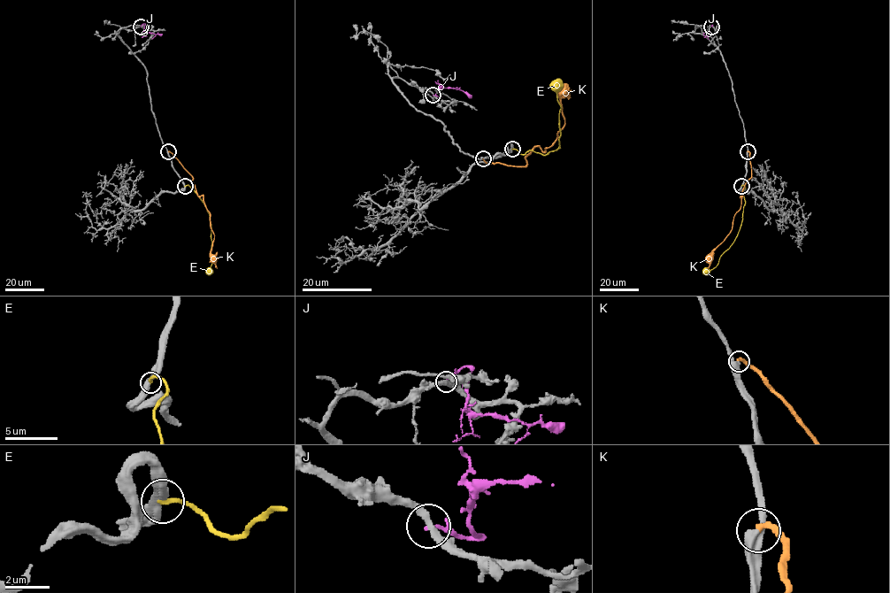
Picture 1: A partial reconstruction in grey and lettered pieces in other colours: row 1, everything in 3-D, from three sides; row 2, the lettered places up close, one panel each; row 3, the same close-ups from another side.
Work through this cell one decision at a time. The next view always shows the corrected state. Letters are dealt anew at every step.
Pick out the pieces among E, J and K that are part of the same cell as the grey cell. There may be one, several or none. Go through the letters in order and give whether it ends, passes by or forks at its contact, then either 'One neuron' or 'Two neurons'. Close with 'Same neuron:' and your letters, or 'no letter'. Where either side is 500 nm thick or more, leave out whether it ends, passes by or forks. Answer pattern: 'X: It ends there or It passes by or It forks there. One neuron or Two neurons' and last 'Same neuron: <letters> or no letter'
E: It ends there. Two neurons
J: It ends there. Two neurons
K: It ends there. One neuron
Same neuron: K

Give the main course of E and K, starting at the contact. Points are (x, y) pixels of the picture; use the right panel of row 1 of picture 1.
E: (741, 186), (745, 186), (745, 204), (737, 236), (718, 263), (707, 273), (702, 272)
K: (748, 151), (751, 176), (740, 194), (741, 206), (729, 234), (713, 251), (707, 268)

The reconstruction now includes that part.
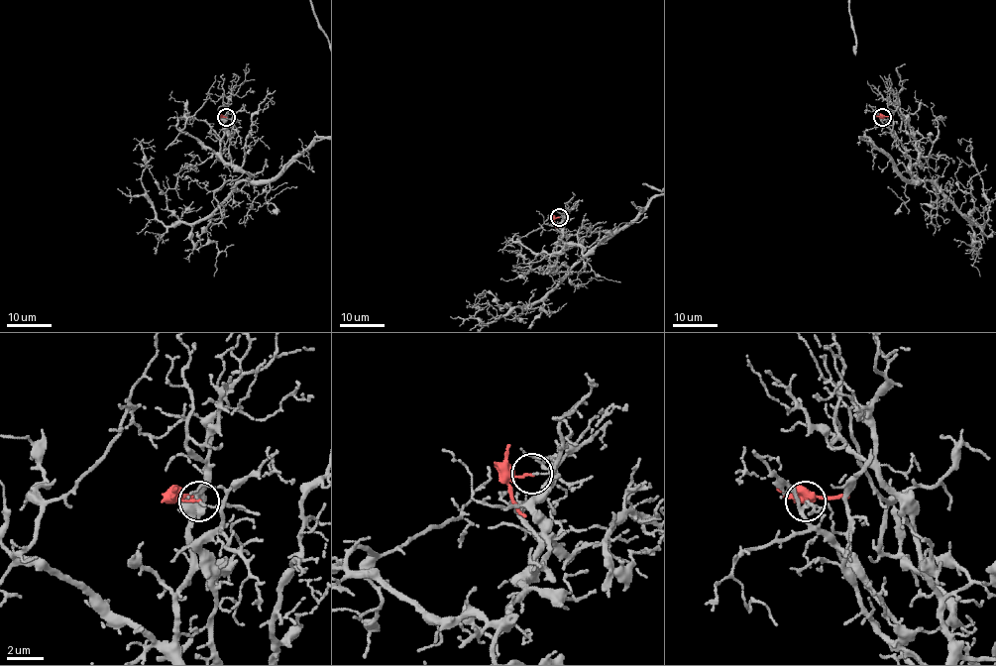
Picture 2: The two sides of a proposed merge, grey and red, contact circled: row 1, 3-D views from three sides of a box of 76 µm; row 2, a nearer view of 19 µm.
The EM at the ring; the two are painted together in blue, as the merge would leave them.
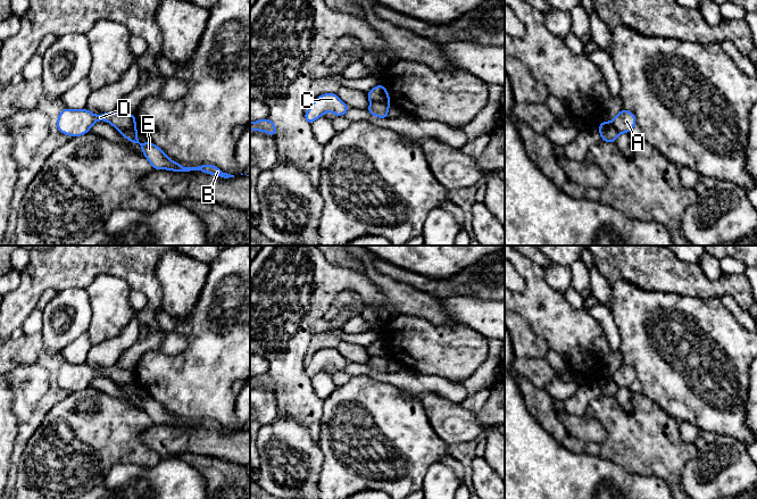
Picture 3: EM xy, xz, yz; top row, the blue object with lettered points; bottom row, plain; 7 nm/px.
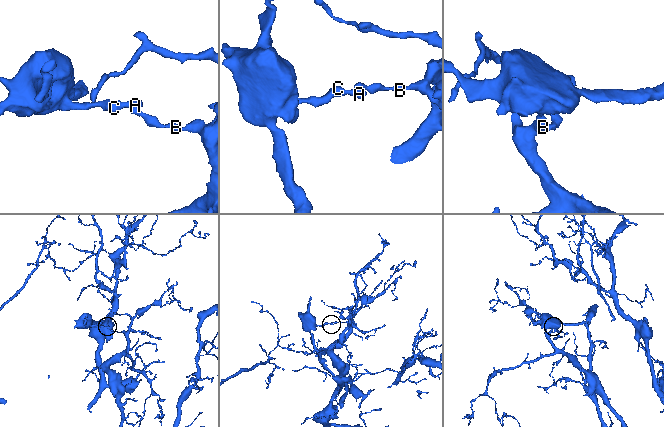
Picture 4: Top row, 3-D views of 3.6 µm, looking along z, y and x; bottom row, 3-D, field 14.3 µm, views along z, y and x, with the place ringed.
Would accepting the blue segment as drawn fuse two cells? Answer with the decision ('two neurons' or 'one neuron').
two neurons

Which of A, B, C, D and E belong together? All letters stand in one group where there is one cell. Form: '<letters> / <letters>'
A C D / B E

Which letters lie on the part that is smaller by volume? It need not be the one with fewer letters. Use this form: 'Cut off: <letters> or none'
Cut off: A, C, D

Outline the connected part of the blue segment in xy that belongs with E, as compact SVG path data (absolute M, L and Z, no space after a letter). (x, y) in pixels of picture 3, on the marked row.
M128 128L124 131L118 131L125 139L131 142L139 143L143 151L144 157L151 164L153 169L169 169L173 172L190 172L190 171L201 171L206 174L217 175L224 178L234 177L227 173L223 173L218 167L214 165L203 164L198 167L183 167L178 163L170 160L165 152L158 148L152 142L140 143L138 139L136 128Z

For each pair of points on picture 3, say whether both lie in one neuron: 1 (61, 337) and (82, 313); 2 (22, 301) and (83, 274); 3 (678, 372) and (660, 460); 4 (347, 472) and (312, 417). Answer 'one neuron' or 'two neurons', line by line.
1: one neuron
2: one neuron
3: two neurons
4: two neurons

